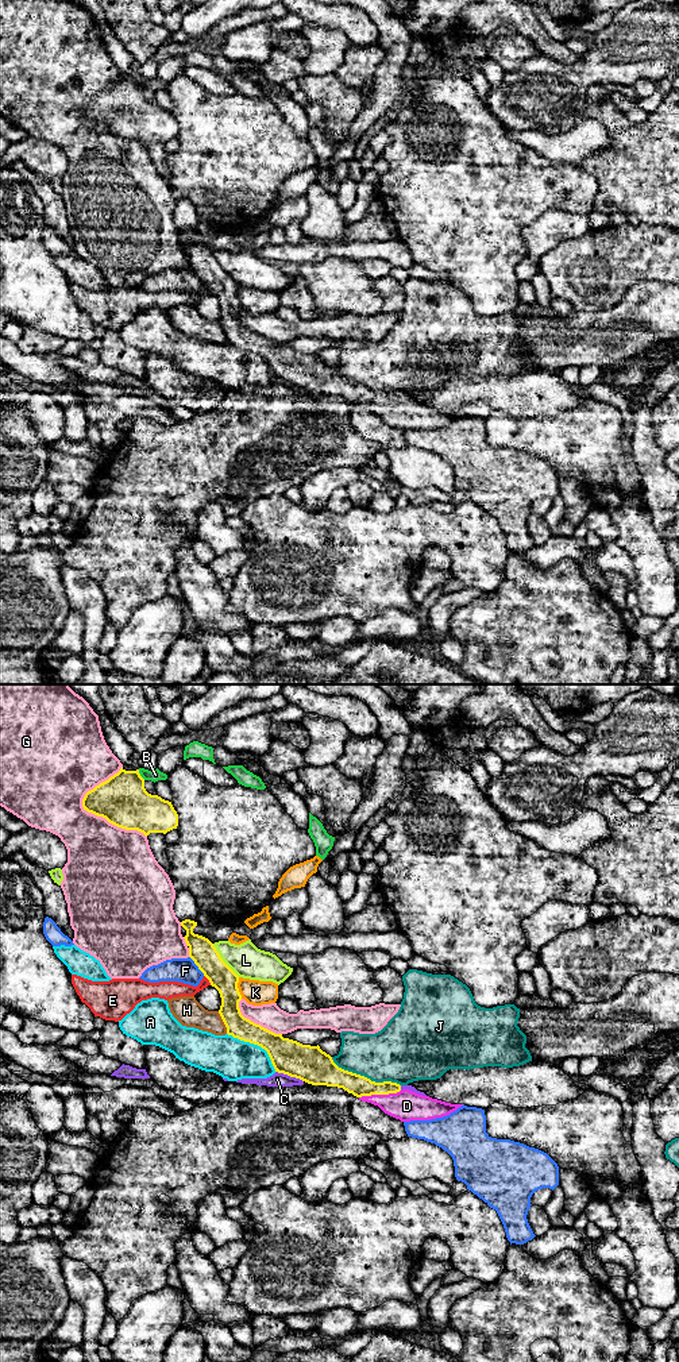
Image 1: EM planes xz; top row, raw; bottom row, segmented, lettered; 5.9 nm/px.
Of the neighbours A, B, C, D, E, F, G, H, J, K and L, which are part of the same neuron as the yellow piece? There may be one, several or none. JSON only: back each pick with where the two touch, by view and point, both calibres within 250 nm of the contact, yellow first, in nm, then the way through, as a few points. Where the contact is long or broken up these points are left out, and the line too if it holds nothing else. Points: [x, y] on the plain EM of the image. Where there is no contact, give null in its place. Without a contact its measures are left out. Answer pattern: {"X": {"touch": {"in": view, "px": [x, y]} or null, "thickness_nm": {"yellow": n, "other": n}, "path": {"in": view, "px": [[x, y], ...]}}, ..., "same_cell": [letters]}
{"D": {"touch": {"in": "xz", "px": [379, 402]}, "thickness_nm": {"yellow": 130, "other": 180}, "path": {"in": "xz", "px": [[359, 394], [379, 402], [406, 415]]}}, "same_cell": ["D"]}

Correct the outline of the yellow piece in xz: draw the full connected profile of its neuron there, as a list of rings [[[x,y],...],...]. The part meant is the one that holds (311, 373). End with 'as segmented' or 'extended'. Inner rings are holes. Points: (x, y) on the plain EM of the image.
[[[185,228],[181,235],[186,239],[184,247],[189,255],[189,266],[220,302],[219,323],[227,336],[227,343],[265,358],[275,381],[312,394],[343,397],[401,431],[443,427],[463,414],[423,405],[409,398],[402,400],[397,391],[375,391],[344,379],[319,354],[302,354],[283,347],[282,343],[275,343],[244,327],[239,317],[242,309],[238,297],[239,285],[223,270],[208,247],[193,242],[197,231]]] | extended

